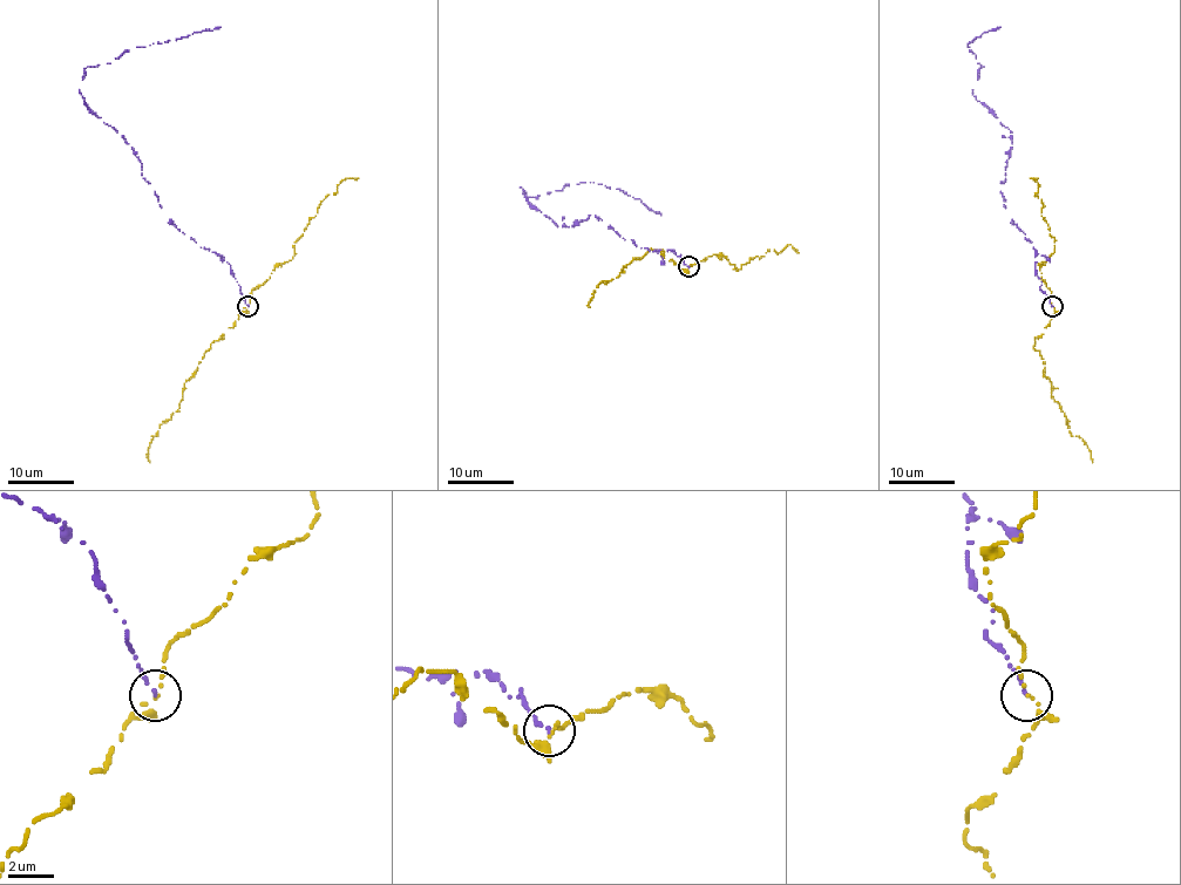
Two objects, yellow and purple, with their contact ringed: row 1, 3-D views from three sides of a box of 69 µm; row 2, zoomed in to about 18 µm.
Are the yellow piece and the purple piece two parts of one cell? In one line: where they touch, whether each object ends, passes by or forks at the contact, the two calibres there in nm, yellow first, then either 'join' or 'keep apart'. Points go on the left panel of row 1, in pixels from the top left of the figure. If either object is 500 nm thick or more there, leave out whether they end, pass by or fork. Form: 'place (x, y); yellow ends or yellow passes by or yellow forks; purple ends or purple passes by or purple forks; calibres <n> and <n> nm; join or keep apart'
place (248, 306); yellow ends; purple ends; calibres 160 and 140 nm; keep apart

